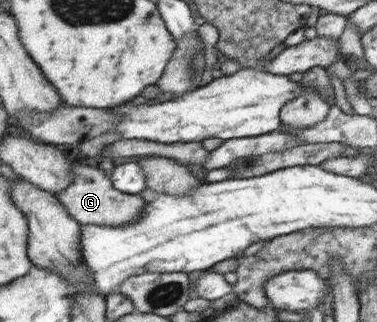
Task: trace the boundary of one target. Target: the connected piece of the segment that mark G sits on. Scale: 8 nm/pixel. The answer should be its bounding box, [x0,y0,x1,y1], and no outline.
[58,164,147,227]

